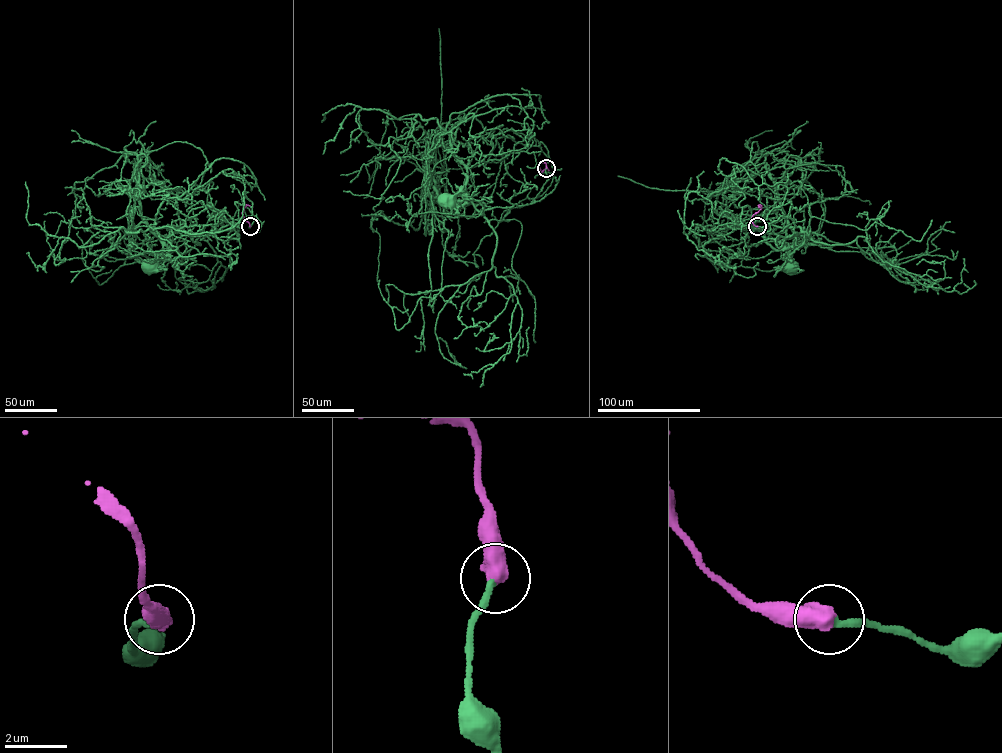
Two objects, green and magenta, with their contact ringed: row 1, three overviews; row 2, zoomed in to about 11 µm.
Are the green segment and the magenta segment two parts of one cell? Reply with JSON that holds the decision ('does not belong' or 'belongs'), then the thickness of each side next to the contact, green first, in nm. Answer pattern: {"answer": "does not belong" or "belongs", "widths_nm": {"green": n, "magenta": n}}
{"answer": "belongs", "widths_nm": {"green": 240, "magenta": 650}}

